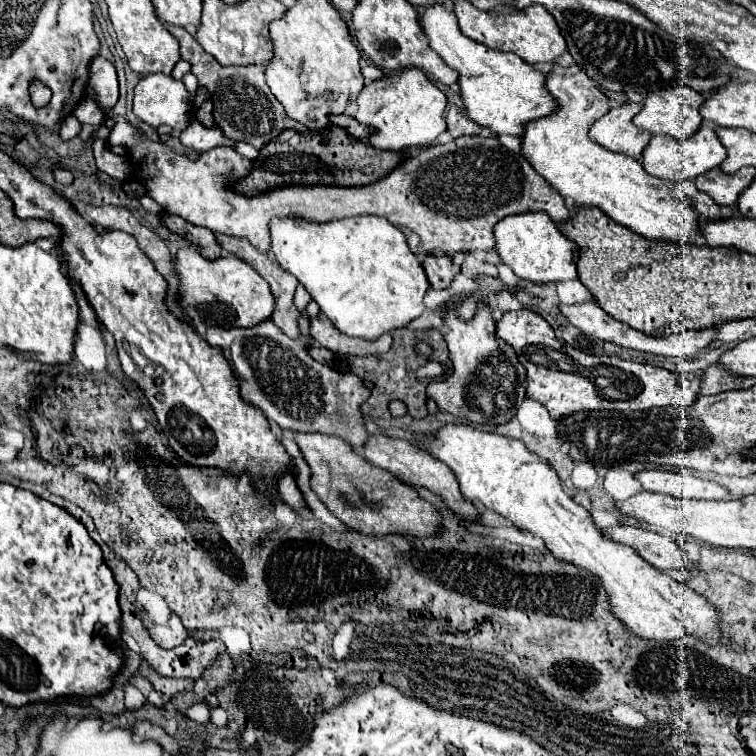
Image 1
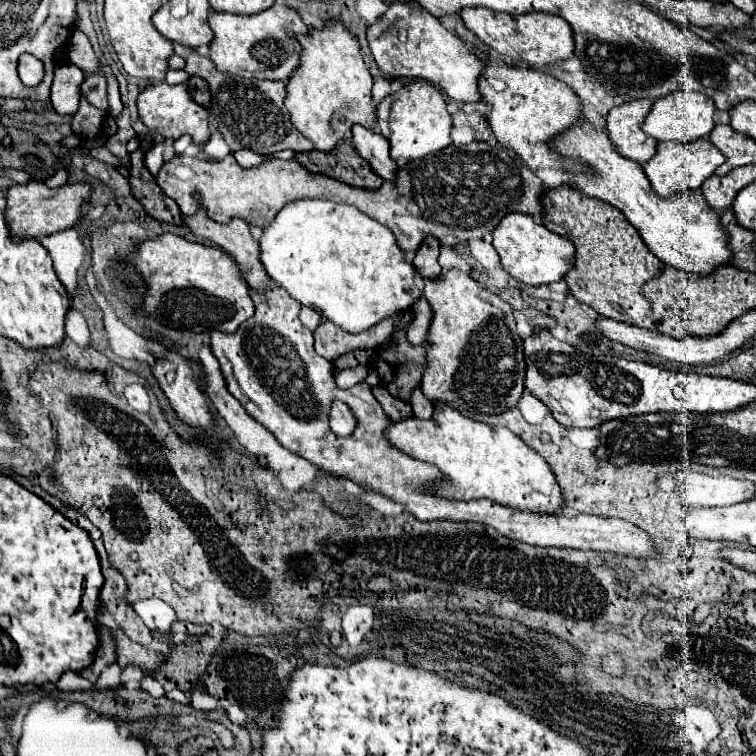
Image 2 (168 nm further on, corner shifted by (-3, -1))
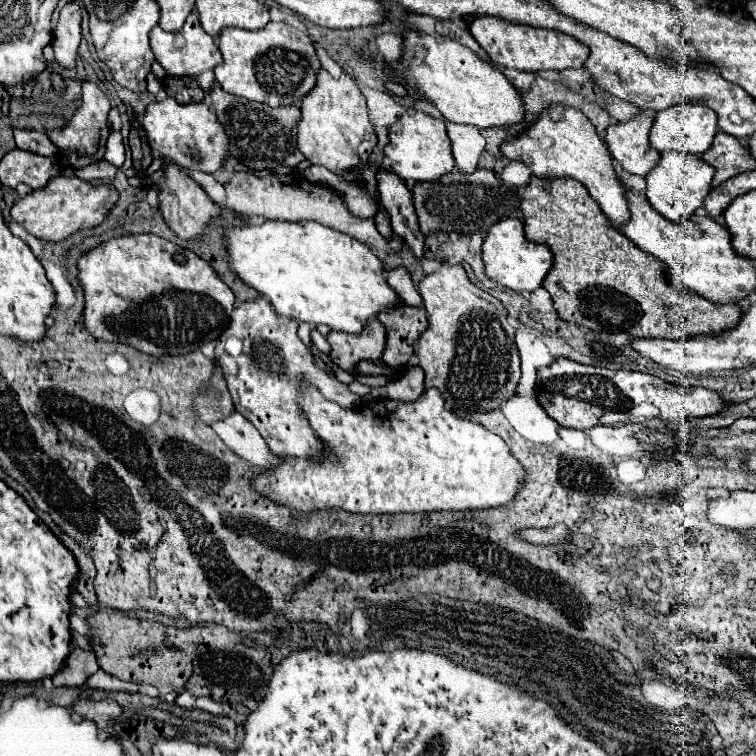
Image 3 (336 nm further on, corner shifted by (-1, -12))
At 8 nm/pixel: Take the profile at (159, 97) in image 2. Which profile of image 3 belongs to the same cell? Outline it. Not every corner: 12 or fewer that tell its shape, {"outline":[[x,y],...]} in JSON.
{"outline":[[149,104],[155,154],[213,174],[229,136],[211,106]]}

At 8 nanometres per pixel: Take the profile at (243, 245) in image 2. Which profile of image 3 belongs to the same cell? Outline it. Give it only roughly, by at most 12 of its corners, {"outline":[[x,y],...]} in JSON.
{"outline":[[163,160],[157,186],[167,226],[201,236],[221,208],[193,178]]}

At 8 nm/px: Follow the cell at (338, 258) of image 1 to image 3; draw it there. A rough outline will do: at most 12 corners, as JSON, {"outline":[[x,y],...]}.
{"outline":[[319,222],[225,228],[275,312],[361,332],[401,302],[381,260]]}

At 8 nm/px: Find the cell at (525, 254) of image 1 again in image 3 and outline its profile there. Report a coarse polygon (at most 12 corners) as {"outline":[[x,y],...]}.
{"outline":[[523,222],[493,224],[481,252],[487,278],[537,290],[551,250],[527,240]]}

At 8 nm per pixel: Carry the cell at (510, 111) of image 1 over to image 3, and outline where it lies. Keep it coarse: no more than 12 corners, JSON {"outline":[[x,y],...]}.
{"outline":[[551,106],[501,152],[539,178],[579,180],[629,222],[627,188],[595,126]]}

